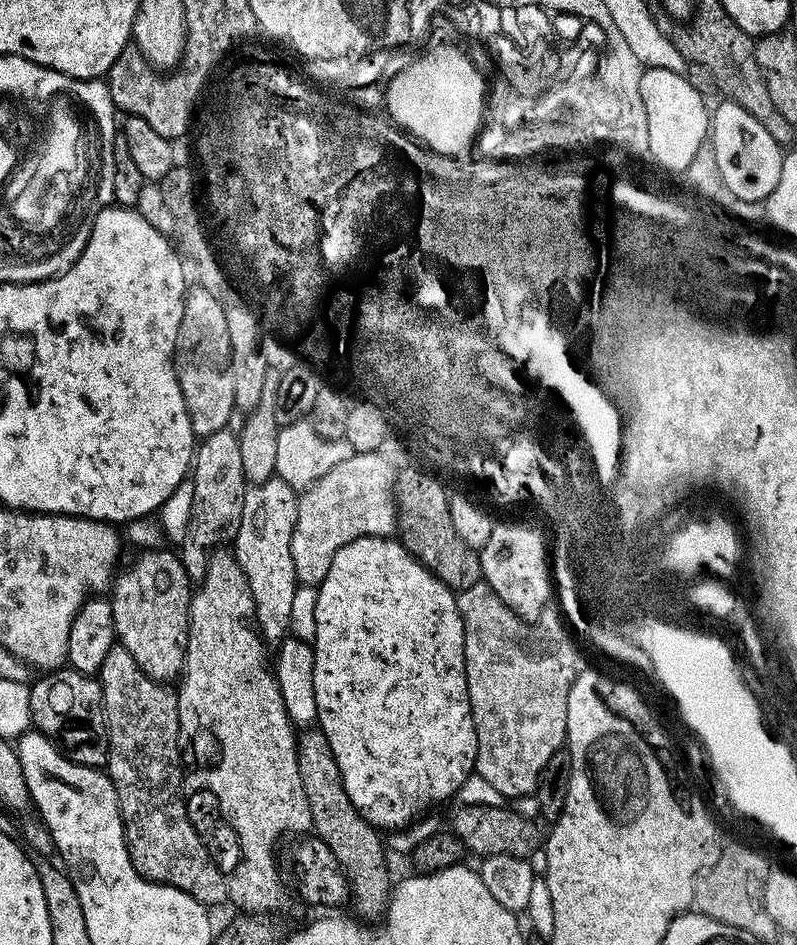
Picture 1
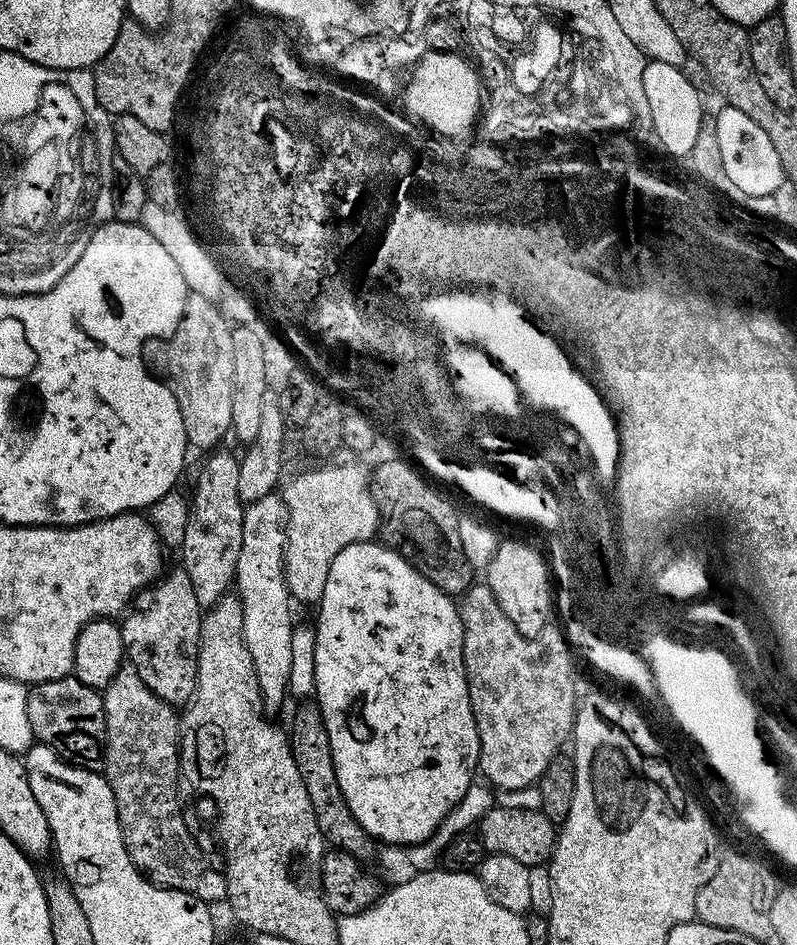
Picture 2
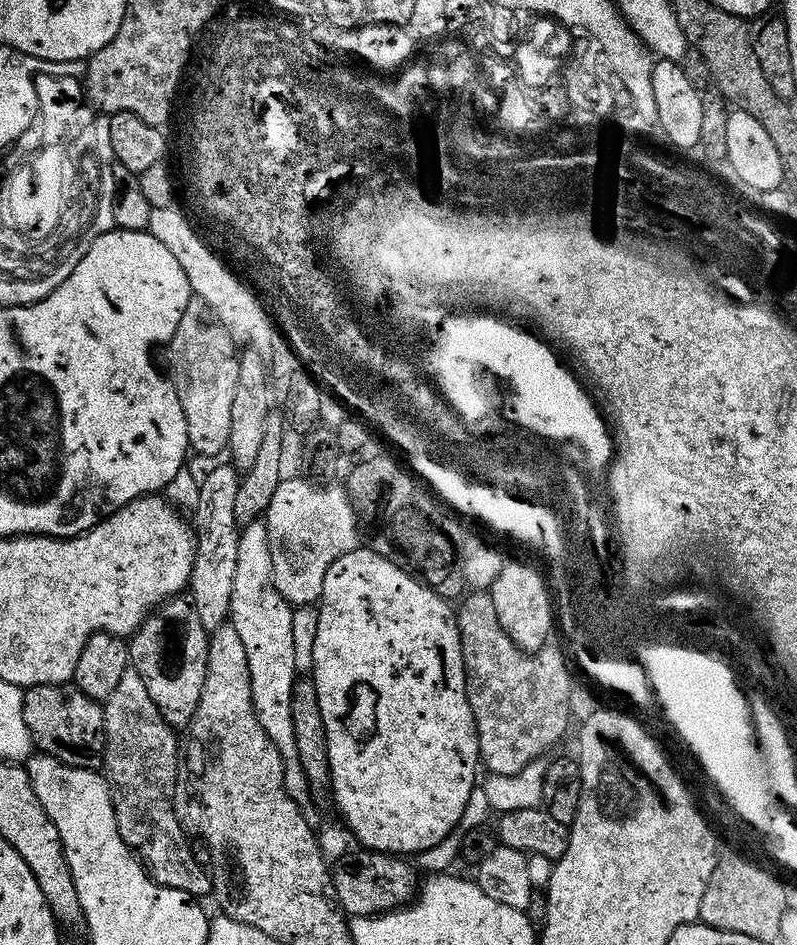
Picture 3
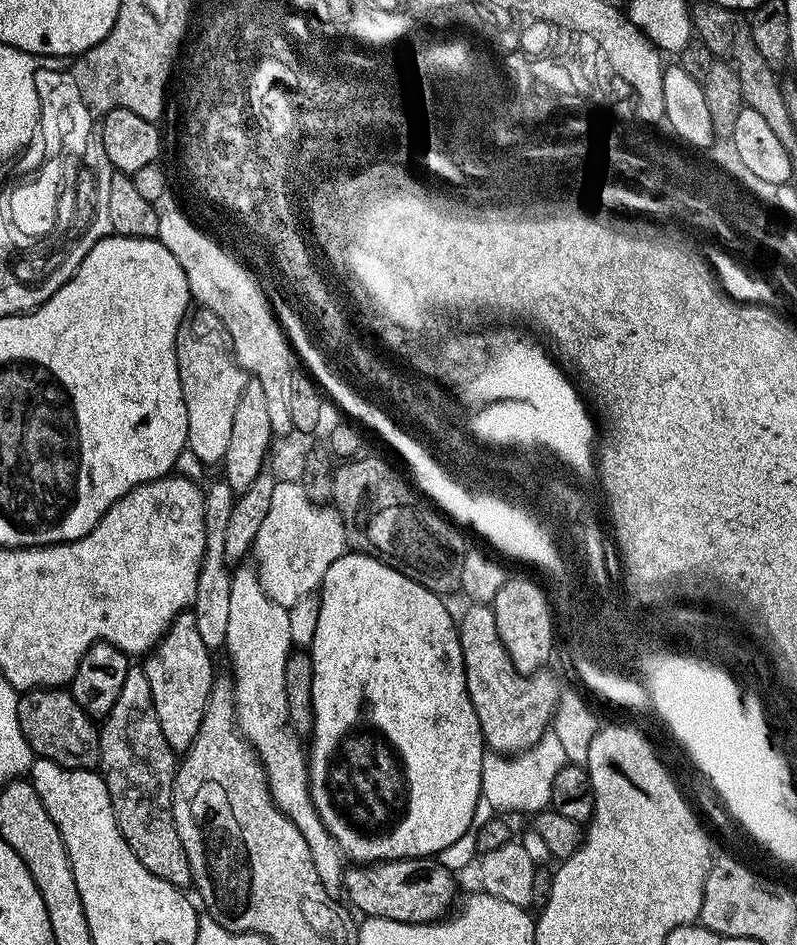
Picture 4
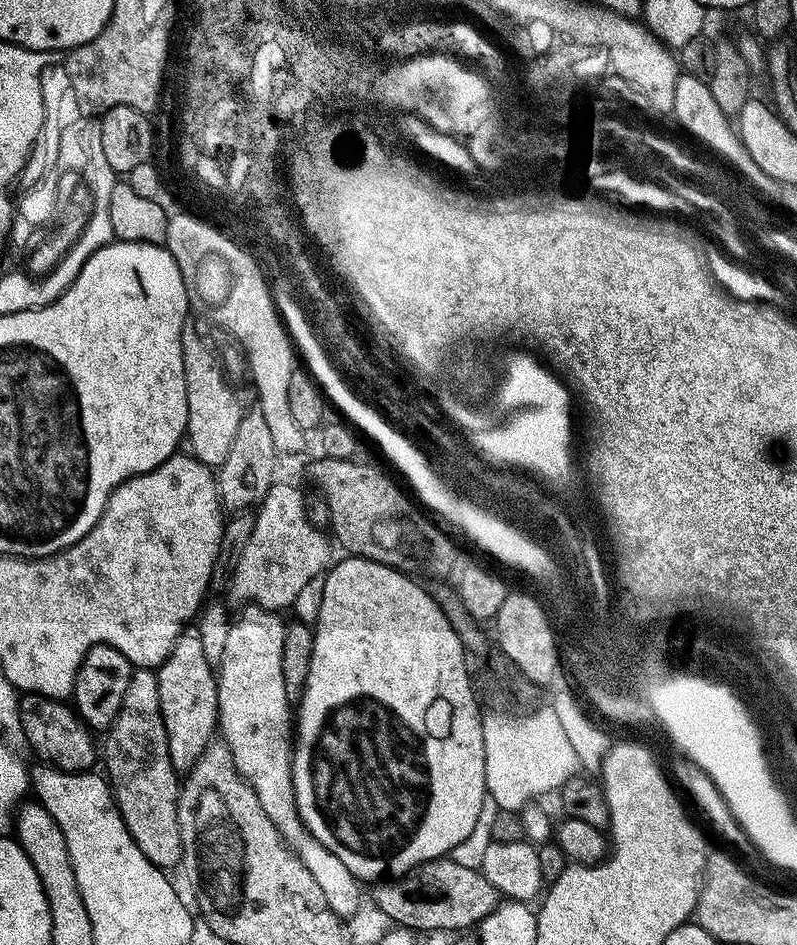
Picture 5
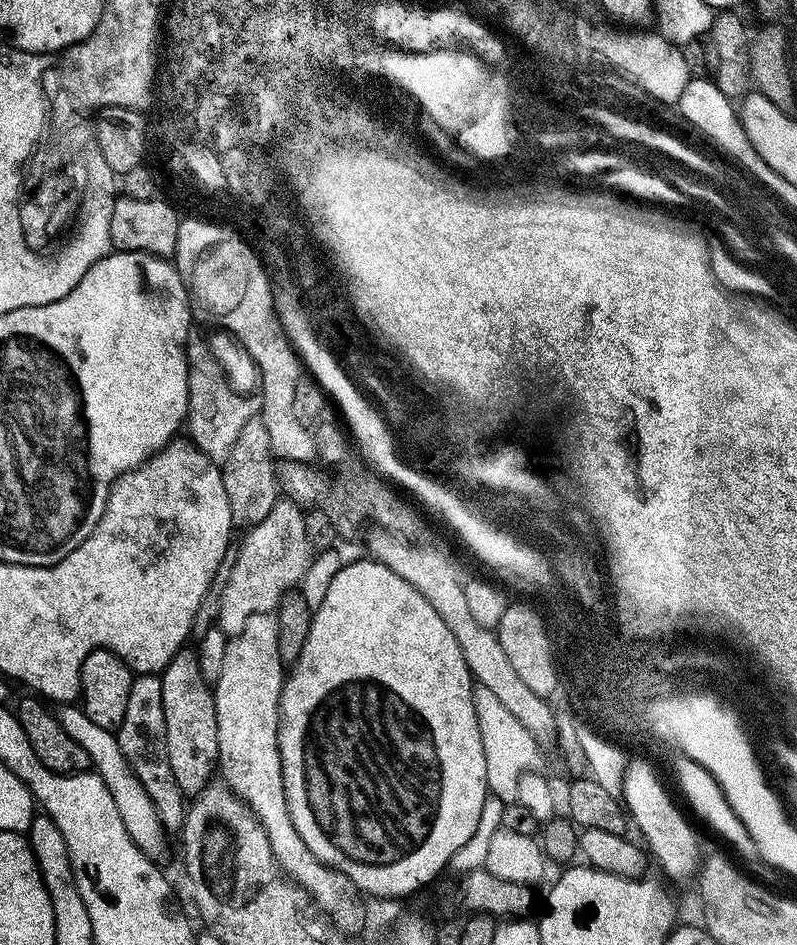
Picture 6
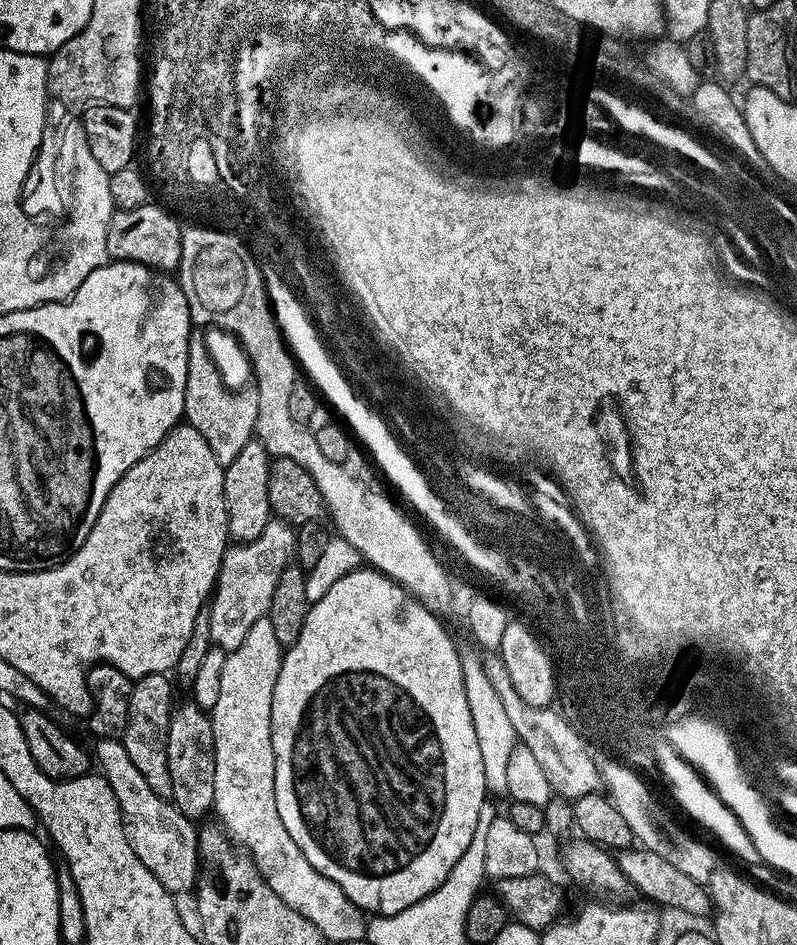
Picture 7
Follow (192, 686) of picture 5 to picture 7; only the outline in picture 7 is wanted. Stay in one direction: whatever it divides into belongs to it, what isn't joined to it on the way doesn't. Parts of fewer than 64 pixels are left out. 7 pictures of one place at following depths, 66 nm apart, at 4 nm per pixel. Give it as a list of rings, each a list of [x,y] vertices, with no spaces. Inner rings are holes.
[[[195,702],[173,707],[168,731],[168,743],[162,749],[168,755],[166,779],[170,785],[170,800],[184,816],[198,818],[213,811],[216,743],[211,715]]]

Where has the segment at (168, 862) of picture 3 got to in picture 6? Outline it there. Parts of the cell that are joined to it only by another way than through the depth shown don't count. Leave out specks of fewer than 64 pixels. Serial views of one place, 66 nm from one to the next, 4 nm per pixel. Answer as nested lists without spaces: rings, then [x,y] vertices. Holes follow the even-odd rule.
[[[140,674],[133,679],[130,698],[126,698],[126,718],[122,718],[115,735],[126,762],[151,798],[164,828],[179,829],[184,822],[186,797],[178,782],[174,782],[166,754],[166,714],[162,710],[162,682],[159,675]]]

